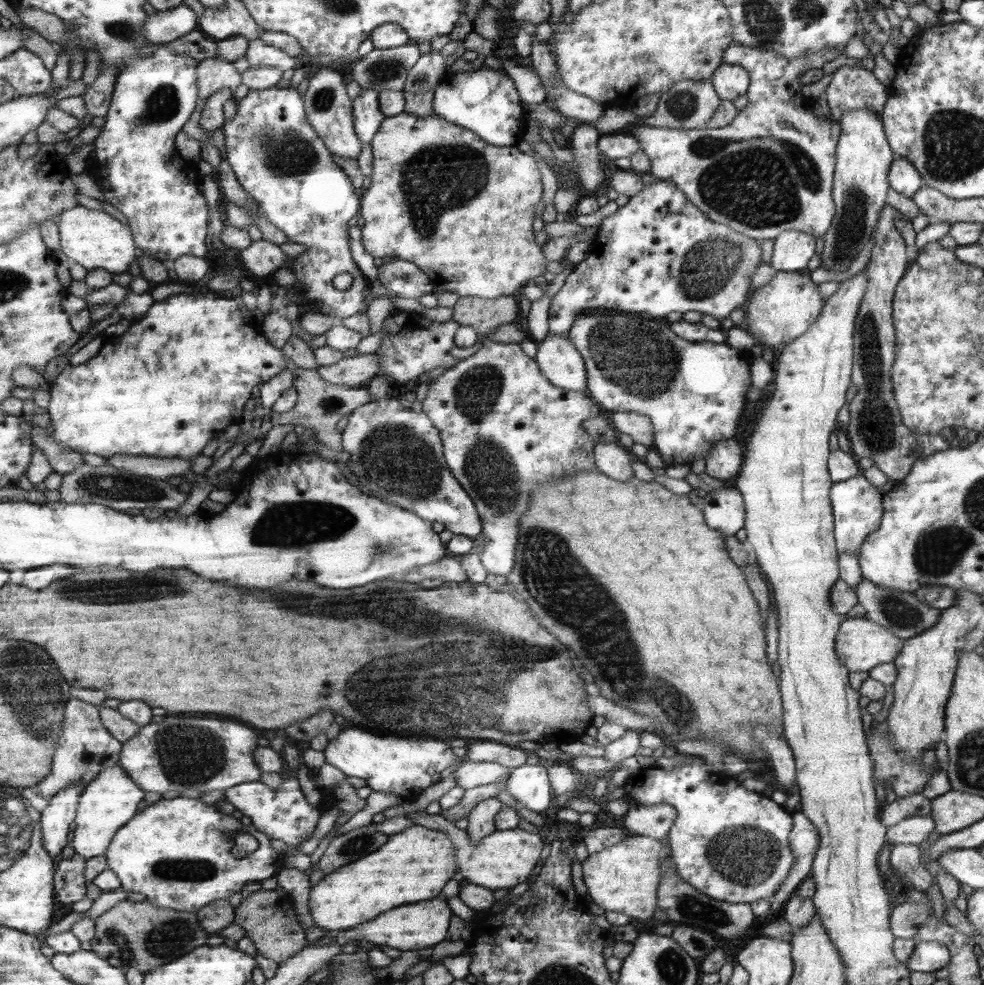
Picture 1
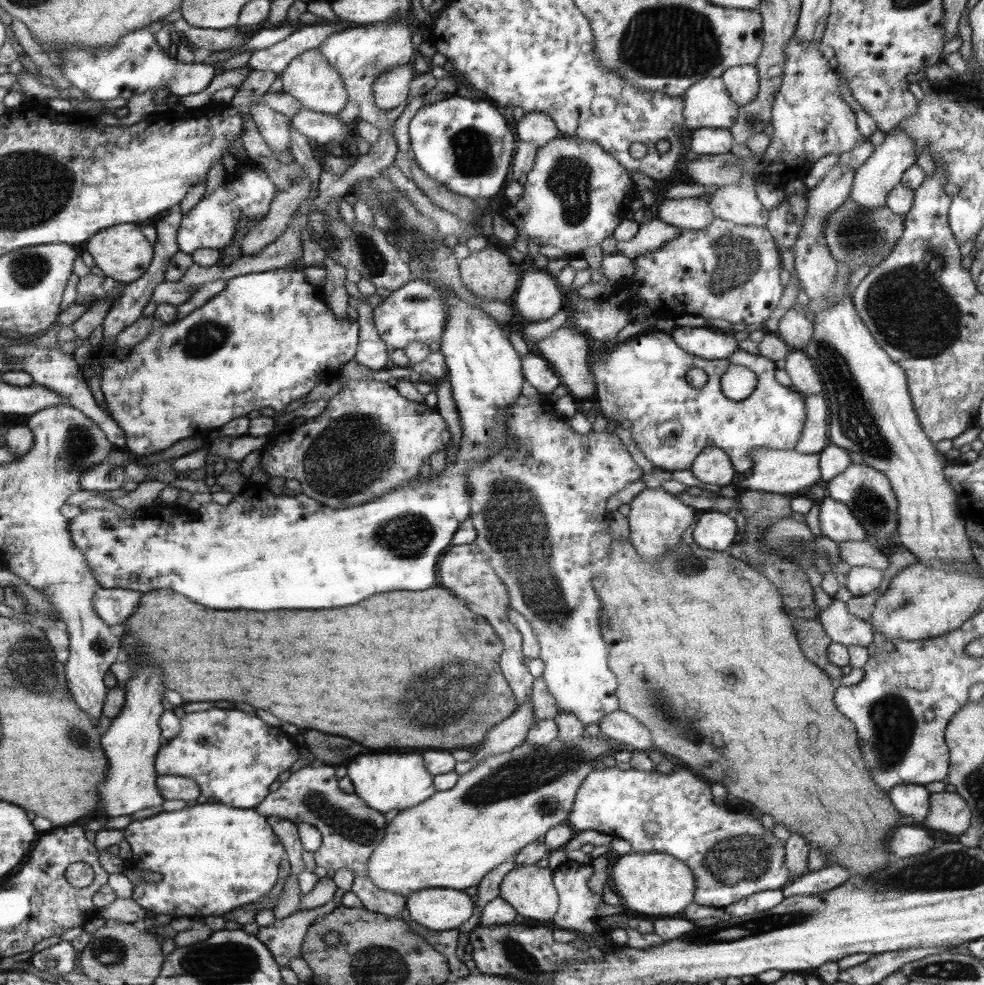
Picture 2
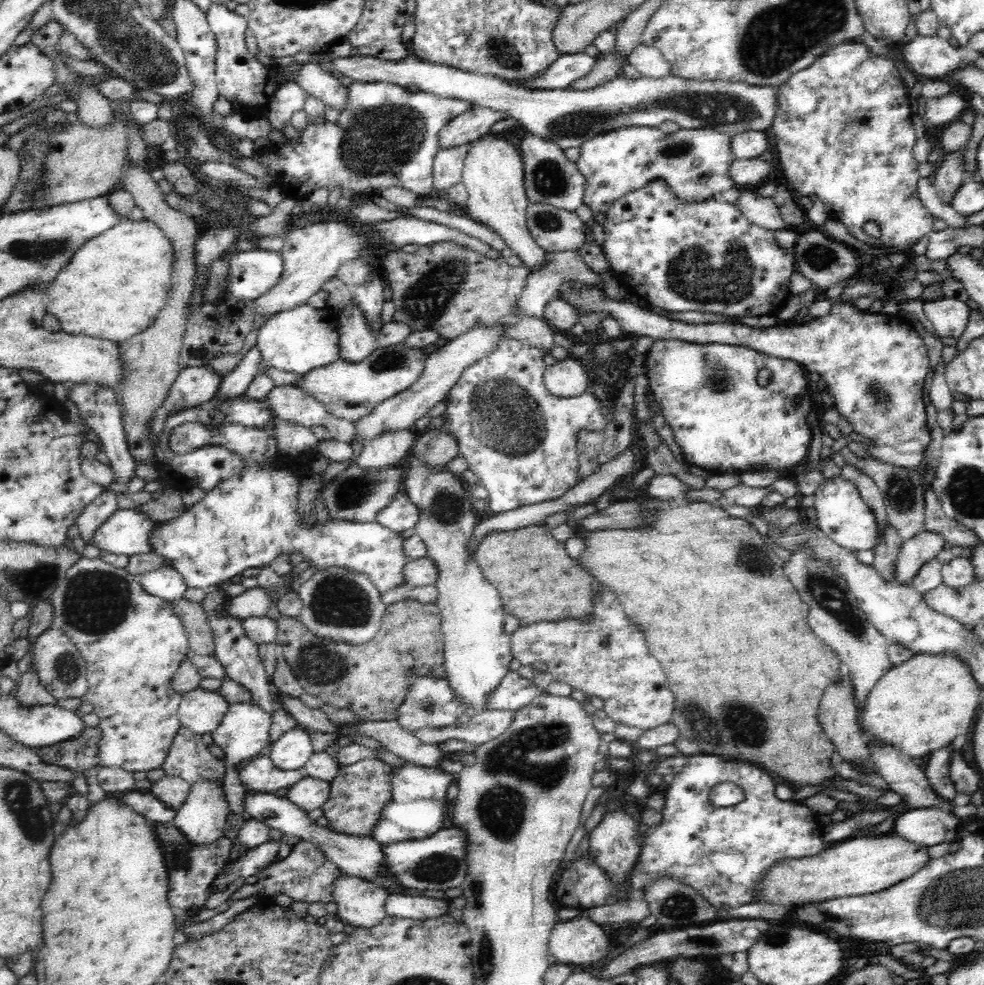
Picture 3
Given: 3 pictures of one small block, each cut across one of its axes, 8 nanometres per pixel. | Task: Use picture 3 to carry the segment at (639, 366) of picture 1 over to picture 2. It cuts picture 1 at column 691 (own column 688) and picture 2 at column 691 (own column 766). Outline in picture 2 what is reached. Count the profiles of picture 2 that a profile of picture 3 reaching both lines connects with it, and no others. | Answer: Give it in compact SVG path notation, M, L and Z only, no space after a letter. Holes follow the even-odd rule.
M660 330L638 334L636 337L616 345L600 349L597 356L592 356L592 368L596 384L595 401L601 414L606 419L621 421L631 431L631 437L637 443L642 454L655 467L667 470L690 470L696 458L706 447L717 446L727 452L736 472L746 472L752 468L751 452L757 448L774 450L795 450L806 422L805 397L776 382L776 366L772 360L739 349L727 359L706 360L688 353L676 344L674 337ZM729 364L737 364L751 369L758 378L754 392L744 400L730 400L722 394L720 382ZM690 368L703 368L708 374L708 382L702 388L694 388L686 381L686 372Z

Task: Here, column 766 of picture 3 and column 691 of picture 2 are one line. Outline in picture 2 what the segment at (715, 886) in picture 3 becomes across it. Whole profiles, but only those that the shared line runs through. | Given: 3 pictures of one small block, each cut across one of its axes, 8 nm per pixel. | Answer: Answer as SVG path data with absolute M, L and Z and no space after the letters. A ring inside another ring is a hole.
M601 765L587 776L578 790L574 810L566 820L578 834L583 830L596 830L630 842L634 853L658 852L674 856L690 864L696 878L694 902L700 906L722 908L756 892L782 889L794 880L787 868L786 845L764 830L760 820L750 814L734 814L724 806L712 802L710 786L696 778L686 767L677 767L673 773L644 772L635 768L620 770Z

